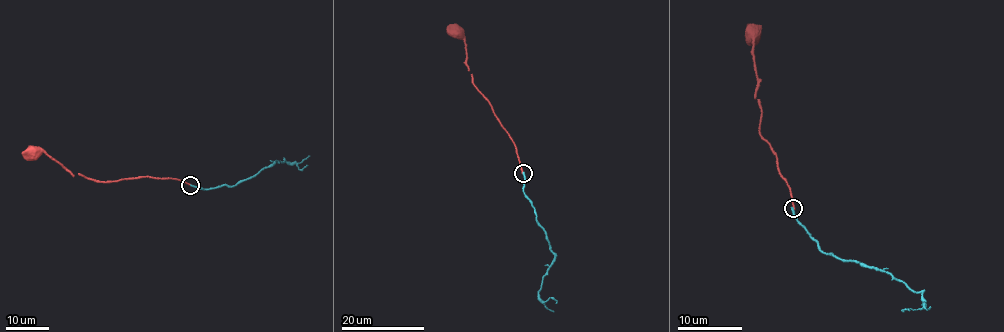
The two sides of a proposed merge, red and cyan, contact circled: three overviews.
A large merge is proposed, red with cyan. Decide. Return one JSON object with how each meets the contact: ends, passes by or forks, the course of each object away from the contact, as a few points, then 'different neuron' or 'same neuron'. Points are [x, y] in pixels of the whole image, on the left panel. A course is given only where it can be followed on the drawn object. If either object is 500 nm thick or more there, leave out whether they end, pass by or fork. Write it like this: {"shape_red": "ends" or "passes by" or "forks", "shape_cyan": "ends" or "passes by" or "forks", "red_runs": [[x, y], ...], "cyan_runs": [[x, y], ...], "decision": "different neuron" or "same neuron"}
{"shape_red": "ends", "shape_cyan": "ends", "red_runs": [[190, 184], [175, 178], [152, 176], [102, 182], [72, 174], [44, 152], [32, 150], [22, 154]], "cyan_runs": [[190, 184], [206, 189], [233, 186], [277, 161], [296, 165], [301, 170], [307, 166]], "decision": "different neuron"}

